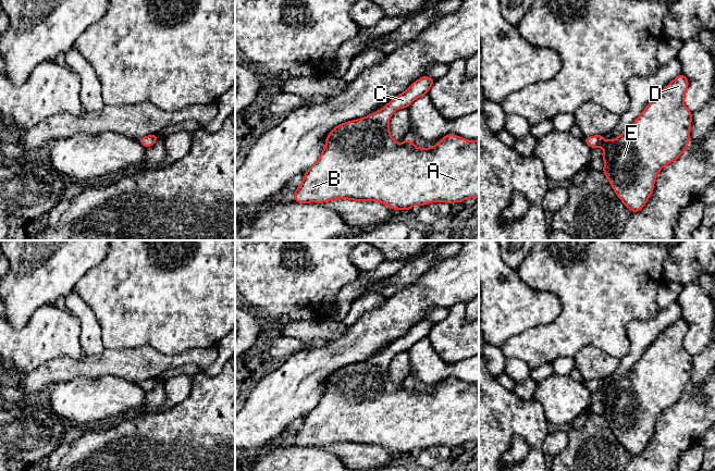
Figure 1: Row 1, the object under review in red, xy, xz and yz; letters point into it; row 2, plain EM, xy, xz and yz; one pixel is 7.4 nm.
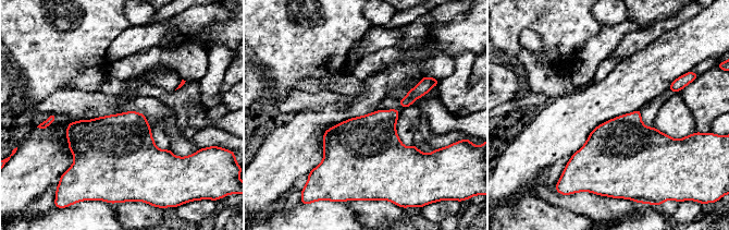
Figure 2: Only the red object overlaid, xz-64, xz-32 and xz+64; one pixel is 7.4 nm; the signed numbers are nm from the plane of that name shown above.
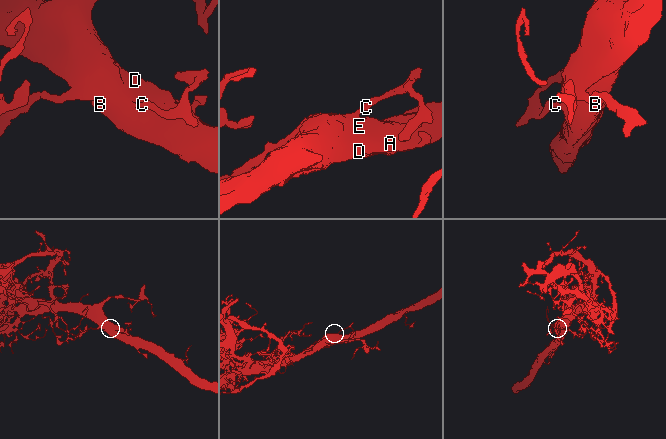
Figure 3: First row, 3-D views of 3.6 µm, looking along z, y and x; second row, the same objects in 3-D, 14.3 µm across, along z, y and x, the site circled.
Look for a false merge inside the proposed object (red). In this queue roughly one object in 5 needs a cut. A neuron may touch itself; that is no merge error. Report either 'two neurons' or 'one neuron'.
one neuron

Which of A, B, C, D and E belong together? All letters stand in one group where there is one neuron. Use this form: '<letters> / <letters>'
A B C D E

